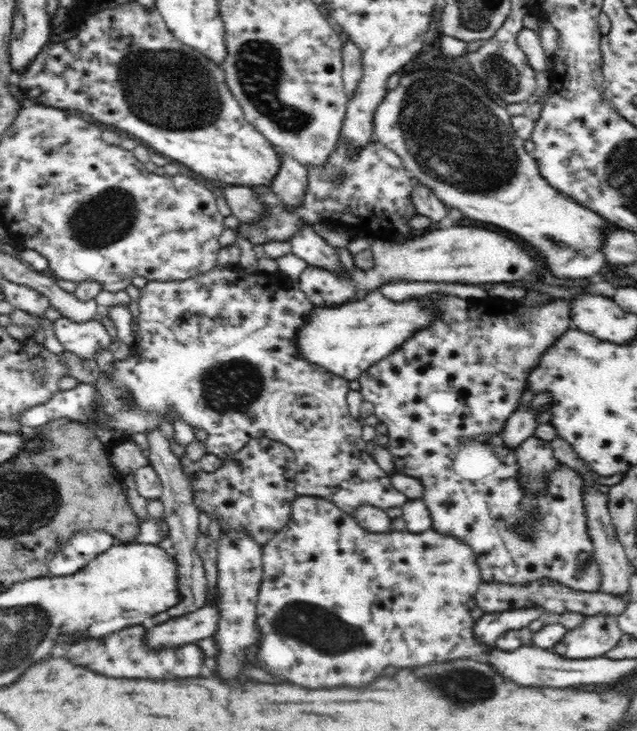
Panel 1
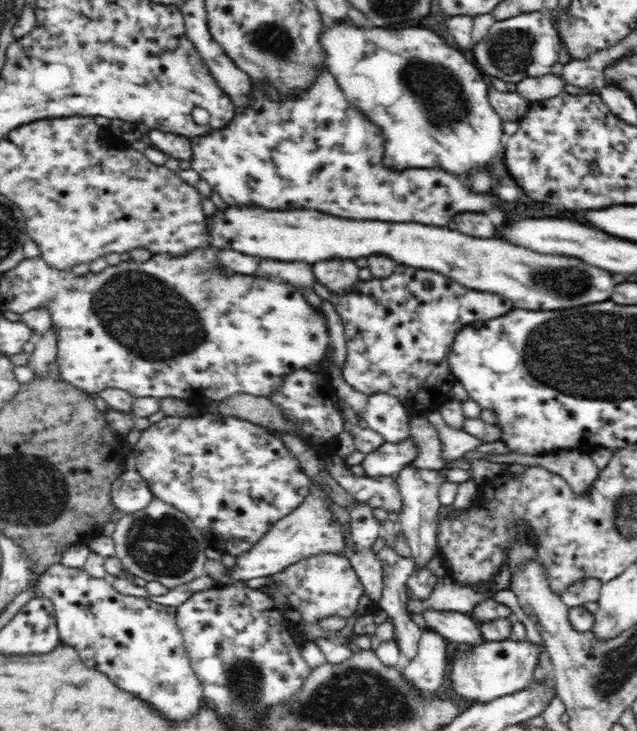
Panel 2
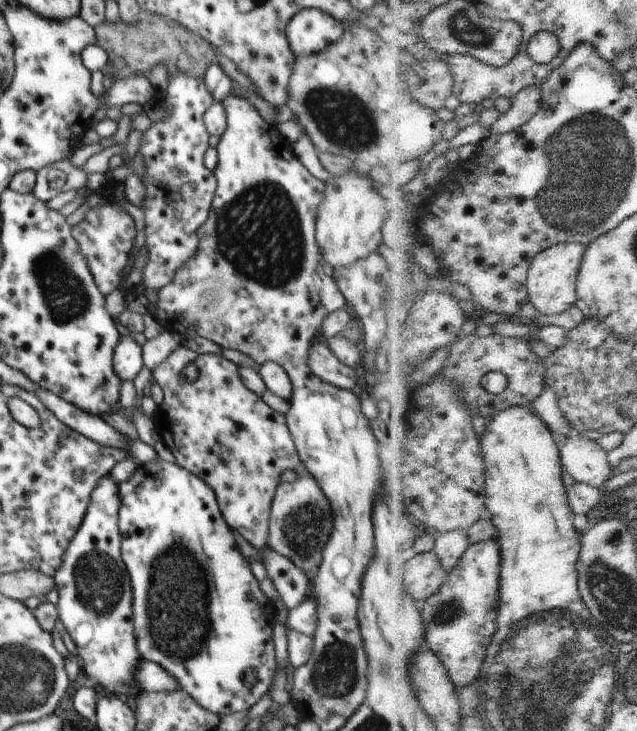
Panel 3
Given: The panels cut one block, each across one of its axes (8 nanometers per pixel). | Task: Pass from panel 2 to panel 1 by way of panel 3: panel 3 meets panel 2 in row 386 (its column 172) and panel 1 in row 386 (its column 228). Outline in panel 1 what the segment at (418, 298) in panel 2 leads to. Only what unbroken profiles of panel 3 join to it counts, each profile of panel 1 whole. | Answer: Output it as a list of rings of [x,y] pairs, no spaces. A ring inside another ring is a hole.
[[[432,294],[435,302],[435,310],[437,310],[436,320],[422,328],[416,330],[398,350],[394,350],[392,354],[388,354],[386,358],[382,358],[380,362],[372,364],[366,372],[360,374],[357,378],[360,384],[360,394],[364,401],[372,403],[374,414],[380,419],[380,422],[386,424],[388,436],[390,437],[389,451],[394,459],[395,472],[398,474],[406,474],[410,477],[419,478],[425,487],[425,492],[421,498],[424,505],[430,511],[432,516],[432,529],[440,534],[452,535],[454,539],[466,543],[475,554],[476,562],[480,567],[480,575],[483,582],[498,582],[508,585],[524,585],[528,587],[537,581],[548,579],[550,583],[560,583],[564,587],[570,587],[574,590],[583,590],[584,592],[596,592],[602,587],[602,574],[599,566],[594,558],[594,548],[592,540],[587,533],[587,512],[585,510],[584,495],[582,495],[582,486],[587,482],[584,476],[580,475],[577,470],[559,463],[548,477],[547,484],[543,493],[528,495],[524,489],[524,485],[518,480],[518,461],[512,449],[504,446],[502,443],[502,435],[500,432],[504,430],[504,426],[511,414],[518,408],[518,402],[522,393],[526,391],[526,380],[532,368],[536,368],[539,364],[540,356],[550,349],[550,346],[556,342],[556,338],[560,338],[561,334],[572,328],[570,320],[570,306],[567,298],[555,298],[551,303],[543,304],[538,307],[527,307],[524,299],[521,300],[504,300],[504,298],[488,298],[480,300],[465,300],[456,295]],[[480,446],[488,446],[492,452],[492,460],[490,462],[480,462],[484,456],[464,456],[466,460],[466,472],[454,472],[452,478],[452,470],[460,470],[456,468],[456,462],[460,462],[462,454],[466,454],[466,450],[482,450]]]

